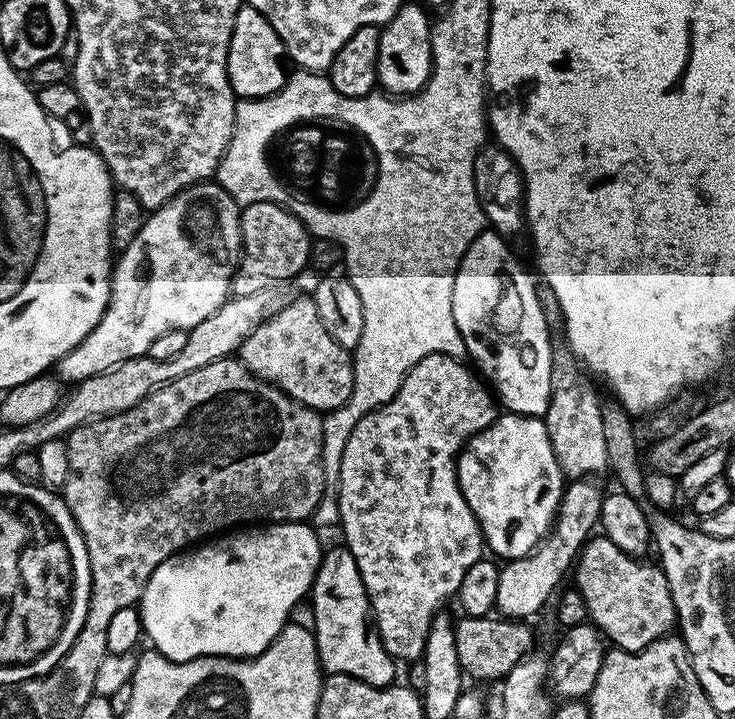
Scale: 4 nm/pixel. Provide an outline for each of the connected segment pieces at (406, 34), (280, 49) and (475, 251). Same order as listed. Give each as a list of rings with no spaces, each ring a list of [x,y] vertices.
[[[406,2],[398,14],[394,14],[394,18],[390,18],[390,22],[380,28],[376,82],[393,98],[416,95],[424,89],[432,73],[432,24],[428,20],[429,13],[425,5],[420,4]]]
[[[247,6],[240,7],[228,51],[228,77],[233,92],[237,97],[250,100],[274,94],[284,85],[284,64],[286,65],[284,43],[282,38],[278,38],[274,26],[270,26],[270,22],[258,10]]]
[[[491,230],[474,238],[456,271],[452,313],[471,363],[482,373],[499,403],[503,407],[505,404],[509,413],[542,418],[552,397],[554,356],[551,351],[540,352],[544,331],[549,331],[550,325],[540,307],[538,284],[504,244],[505,237]]]

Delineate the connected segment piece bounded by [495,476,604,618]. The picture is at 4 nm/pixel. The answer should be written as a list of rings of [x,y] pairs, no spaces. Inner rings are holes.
[[[583,476],[569,481],[560,501],[556,523],[553,524],[549,535],[541,541],[535,552],[522,559],[507,561],[501,567],[495,606],[495,611],[501,617],[532,618],[528,616],[534,615],[548,599],[551,601],[554,593],[561,587],[560,579],[565,576],[567,570],[569,573],[579,557],[581,548],[587,543],[600,521],[604,492],[590,480],[593,479]]]

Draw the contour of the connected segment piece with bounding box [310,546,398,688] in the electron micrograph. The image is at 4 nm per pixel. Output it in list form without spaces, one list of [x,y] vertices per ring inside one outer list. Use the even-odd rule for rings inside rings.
[[[346,546],[332,548],[320,557],[320,565],[312,580],[310,603],[314,610],[316,654],[325,673],[353,676],[375,688],[386,688],[396,676],[397,661],[384,649],[379,635],[370,627],[368,595],[354,562],[354,554]]]

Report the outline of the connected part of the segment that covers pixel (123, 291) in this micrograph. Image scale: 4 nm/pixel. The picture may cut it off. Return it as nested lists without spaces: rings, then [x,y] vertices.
[[[215,182],[191,184],[155,209],[145,219],[142,230],[138,230],[138,238],[134,238],[134,242],[130,242],[130,246],[126,246],[115,261],[108,305],[98,326],[94,326],[94,330],[82,338],[77,348],[56,361],[55,375],[64,382],[79,382],[109,372],[130,358],[148,355],[158,334],[166,334],[166,330],[171,328],[187,330],[210,318],[210,314],[214,314],[214,310],[221,308],[224,301],[229,299],[232,277],[236,275],[236,265],[242,259],[241,211],[241,205],[236,204],[223,186]]]

